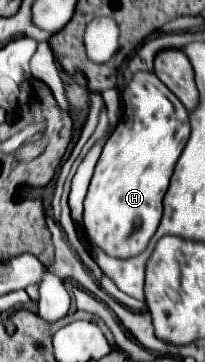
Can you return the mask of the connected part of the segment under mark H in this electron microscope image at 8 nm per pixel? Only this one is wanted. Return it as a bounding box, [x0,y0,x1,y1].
[83,72,189,258]

